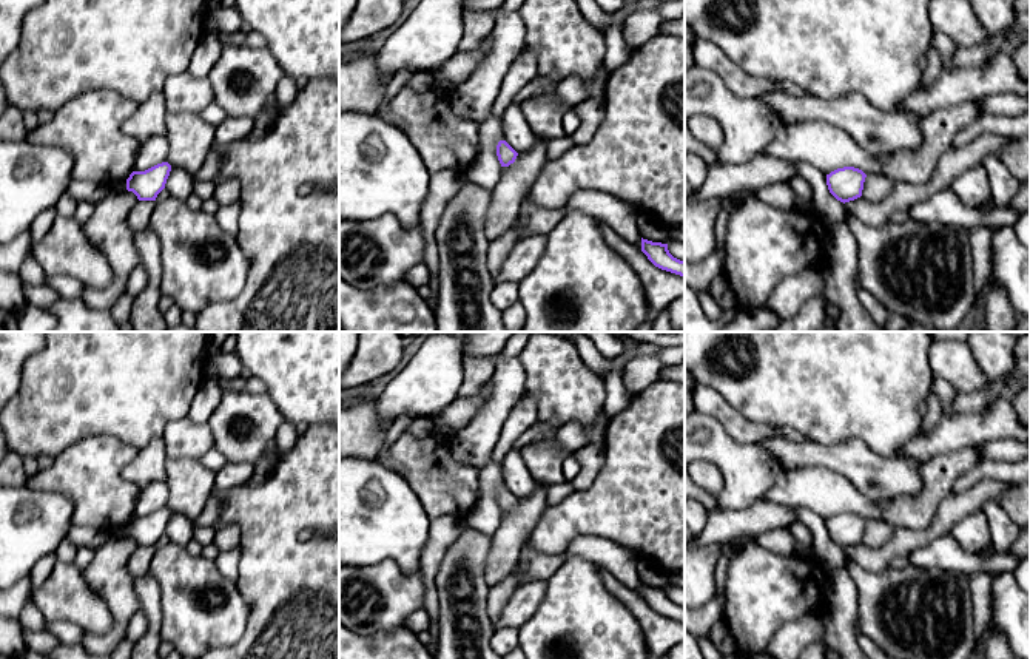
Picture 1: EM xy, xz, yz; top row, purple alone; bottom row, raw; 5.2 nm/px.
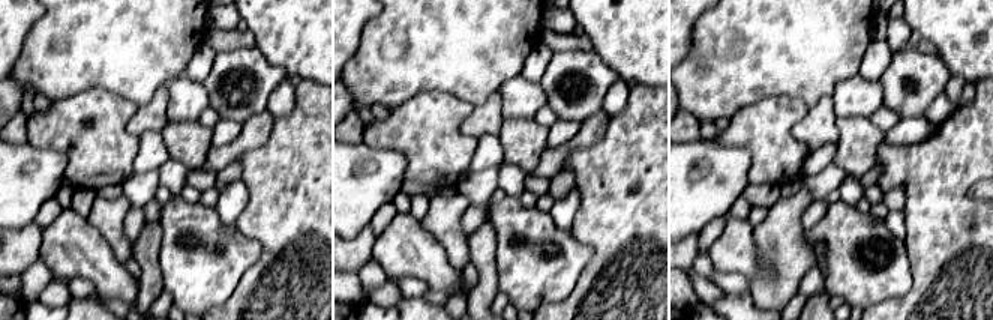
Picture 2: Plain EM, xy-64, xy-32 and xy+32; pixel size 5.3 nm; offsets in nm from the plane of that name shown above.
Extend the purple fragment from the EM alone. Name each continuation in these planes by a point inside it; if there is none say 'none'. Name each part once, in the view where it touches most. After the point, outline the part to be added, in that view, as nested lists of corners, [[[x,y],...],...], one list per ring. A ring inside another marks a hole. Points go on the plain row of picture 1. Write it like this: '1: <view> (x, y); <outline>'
none

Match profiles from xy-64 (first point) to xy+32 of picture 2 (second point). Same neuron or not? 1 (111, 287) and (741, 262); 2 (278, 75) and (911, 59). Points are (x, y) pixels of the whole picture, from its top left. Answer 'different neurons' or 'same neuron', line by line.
1: same neuron
2: same neuron

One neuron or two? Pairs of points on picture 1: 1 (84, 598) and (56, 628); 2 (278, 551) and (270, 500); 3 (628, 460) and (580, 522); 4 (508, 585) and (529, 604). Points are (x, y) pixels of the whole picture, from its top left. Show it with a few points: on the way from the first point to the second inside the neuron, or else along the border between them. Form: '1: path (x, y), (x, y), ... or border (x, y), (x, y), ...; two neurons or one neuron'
1: border (47, 621), (68, 621), (84, 630); two neurons
2: path (272, 539), (272, 513); one neuron
3: path (626, 476), (595, 506); one neuron
4: border (518, 585), (495, 621); two neurons

